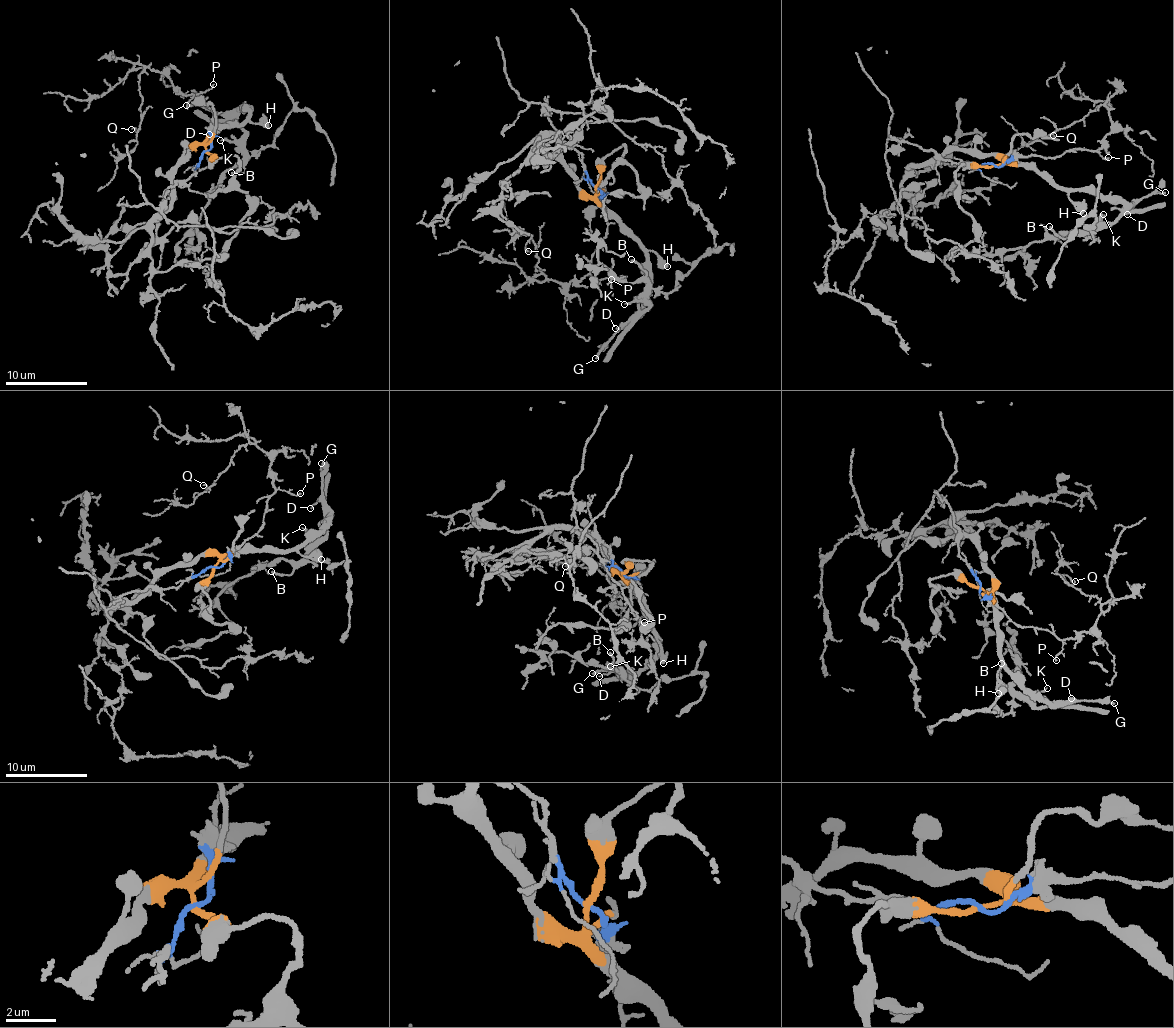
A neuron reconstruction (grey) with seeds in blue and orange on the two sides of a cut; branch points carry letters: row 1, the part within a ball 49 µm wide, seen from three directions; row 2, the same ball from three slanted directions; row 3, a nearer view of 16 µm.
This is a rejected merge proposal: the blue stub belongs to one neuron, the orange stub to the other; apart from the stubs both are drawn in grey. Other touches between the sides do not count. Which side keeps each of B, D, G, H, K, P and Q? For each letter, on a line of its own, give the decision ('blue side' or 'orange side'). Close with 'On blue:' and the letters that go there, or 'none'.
B: orange side
D: orange side
G: orange side
H: orange side
K: orange side
P: blue side
Q: blue side
On blue: P, Q

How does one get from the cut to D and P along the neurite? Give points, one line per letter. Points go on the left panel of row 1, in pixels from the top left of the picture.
D: (205, 151), (203, 142), (231, 122), (240, 123), (246, 119), (247, 106), (215, 121), (209, 134)
P: (205, 151), (211, 146), (214, 110), (202, 98), (195, 100), (192, 95), (206, 93), (213, 84)

